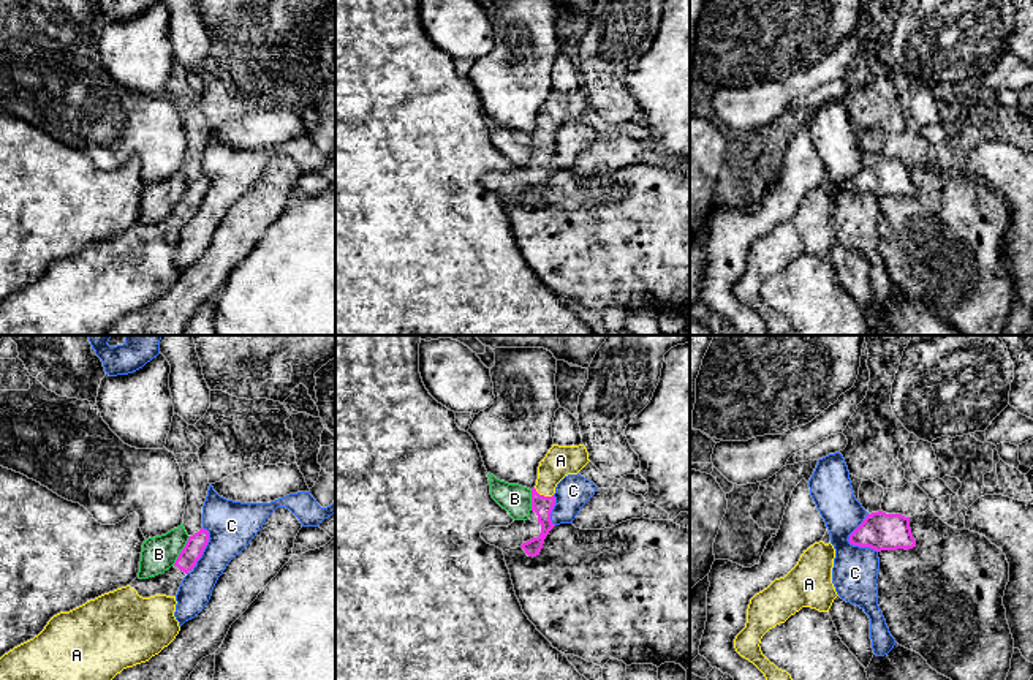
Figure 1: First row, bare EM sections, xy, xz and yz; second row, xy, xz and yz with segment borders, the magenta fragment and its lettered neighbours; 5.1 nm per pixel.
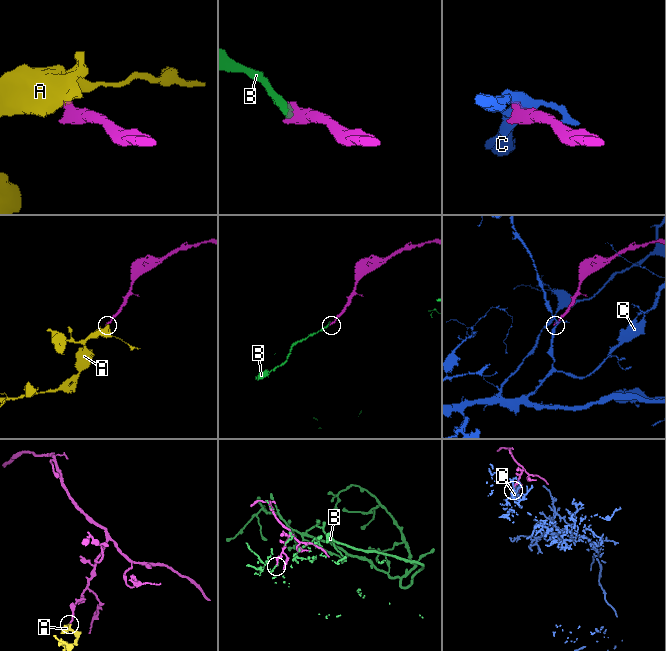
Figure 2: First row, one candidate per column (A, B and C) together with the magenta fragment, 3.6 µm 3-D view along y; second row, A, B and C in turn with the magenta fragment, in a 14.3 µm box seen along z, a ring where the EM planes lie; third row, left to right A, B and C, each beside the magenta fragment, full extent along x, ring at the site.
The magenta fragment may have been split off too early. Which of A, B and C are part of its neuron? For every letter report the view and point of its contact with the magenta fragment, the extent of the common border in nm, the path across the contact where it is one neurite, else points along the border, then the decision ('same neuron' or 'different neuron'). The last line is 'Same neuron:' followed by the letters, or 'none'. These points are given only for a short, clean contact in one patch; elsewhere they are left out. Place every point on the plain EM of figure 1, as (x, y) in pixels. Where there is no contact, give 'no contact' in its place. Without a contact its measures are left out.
A: contact xz (543, 141); length 110 nm; way xz (541, 151), (543, 141), (548, 122), (560, 106); same neuron
B: contact xy (182, 196); length 180 nm; border xy (190, 182), (173, 211); different neuron
C: contact yz (850, 187); length 200 nm; different neuron
Same neuron: A

